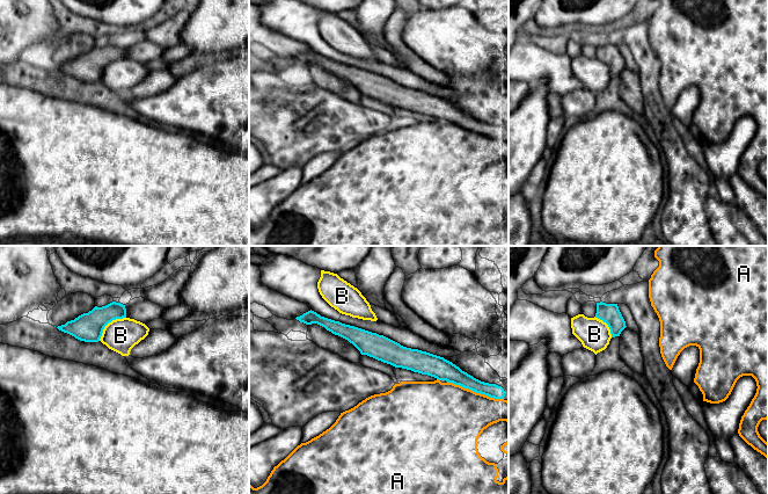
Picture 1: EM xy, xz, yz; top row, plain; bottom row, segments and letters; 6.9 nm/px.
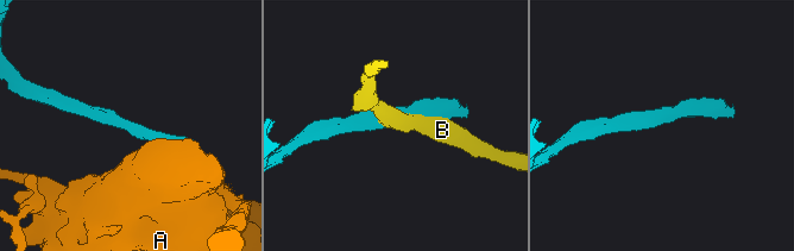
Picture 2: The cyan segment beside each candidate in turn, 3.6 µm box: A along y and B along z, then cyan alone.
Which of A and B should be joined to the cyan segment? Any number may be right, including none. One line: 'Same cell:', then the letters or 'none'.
Same cell: none

